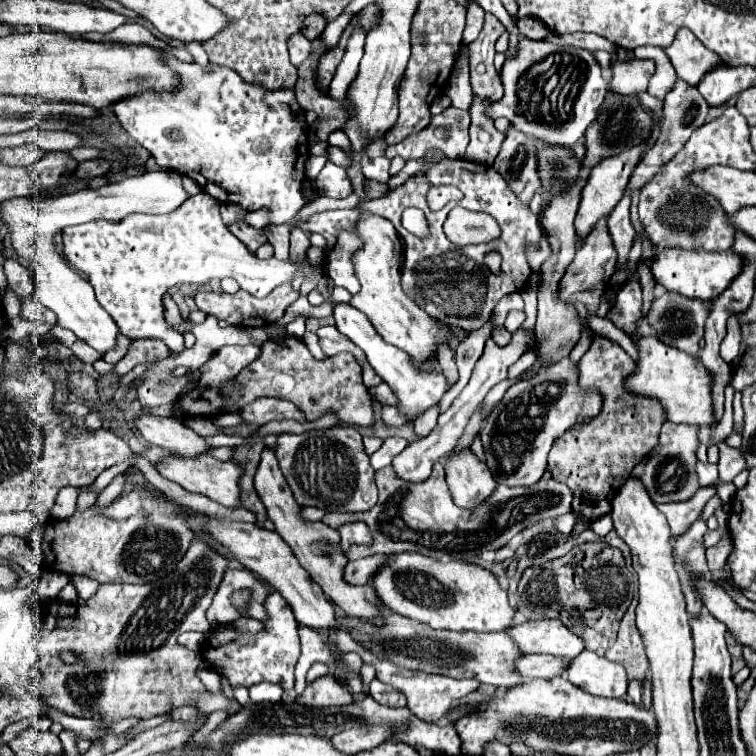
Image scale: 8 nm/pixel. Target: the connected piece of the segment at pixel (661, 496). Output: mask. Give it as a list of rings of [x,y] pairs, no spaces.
[[[665,423],[665,427],[661,429],[661,439],[659,439],[659,445],[651,451],[651,455],[641,461],[635,469],[633,469],[633,475],[635,479],[639,479],[651,501],[653,503],[667,503],[667,501],[685,501],[689,499],[697,489],[699,489],[699,483],[697,483],[697,471],[695,471],[695,463],[697,463],[697,457],[695,457],[695,451],[697,451],[697,427],[689,427],[689,425],[675,425],[675,423]]]

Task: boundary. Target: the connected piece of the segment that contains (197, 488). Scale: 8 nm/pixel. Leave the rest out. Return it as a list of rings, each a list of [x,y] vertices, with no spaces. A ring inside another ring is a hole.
[[[171,457],[171,461],[161,463],[159,465],[159,473],[175,483],[179,483],[183,489],[193,491],[193,493],[201,493],[217,503],[221,503],[223,507],[229,509],[237,509],[241,505],[241,475],[243,475],[243,467],[237,461],[217,461],[213,457],[205,457],[205,459],[177,459]]]

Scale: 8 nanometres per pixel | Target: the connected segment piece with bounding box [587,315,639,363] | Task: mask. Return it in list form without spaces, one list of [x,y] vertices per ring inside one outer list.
[[[589,315],[589,321],[587,321],[587,323],[589,323],[589,326],[595,333],[617,342],[626,353],[631,356],[635,363],[638,362],[638,350],[634,346],[632,339],[623,331],[615,327],[611,321],[607,318],[600,318],[596,315]]]

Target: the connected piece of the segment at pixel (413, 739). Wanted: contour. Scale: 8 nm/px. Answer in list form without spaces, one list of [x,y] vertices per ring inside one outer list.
[[[413,719],[409,729],[405,731],[405,737],[403,737],[403,731],[399,731],[395,735],[397,741],[403,741],[409,743],[411,747],[413,745],[423,745],[431,751],[443,751],[447,755],[459,755],[461,751],[461,739],[455,731],[455,725],[445,725],[445,727],[439,727],[435,723],[425,723],[421,719]]]

